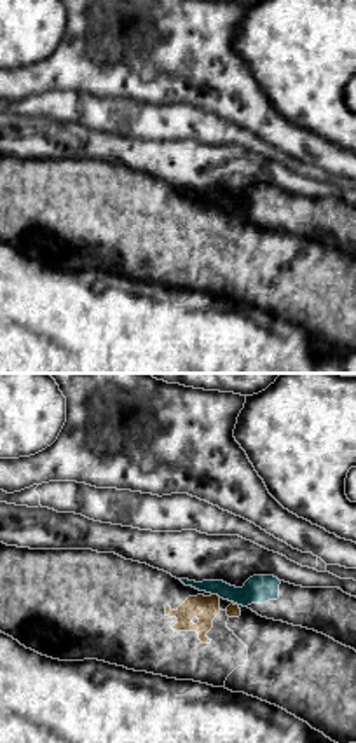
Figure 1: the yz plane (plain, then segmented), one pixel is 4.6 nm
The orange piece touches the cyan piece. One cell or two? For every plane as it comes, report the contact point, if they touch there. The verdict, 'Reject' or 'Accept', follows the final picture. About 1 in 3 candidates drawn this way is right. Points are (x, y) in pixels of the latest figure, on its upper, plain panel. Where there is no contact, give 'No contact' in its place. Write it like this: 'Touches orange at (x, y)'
Touches orange at (217, 204)

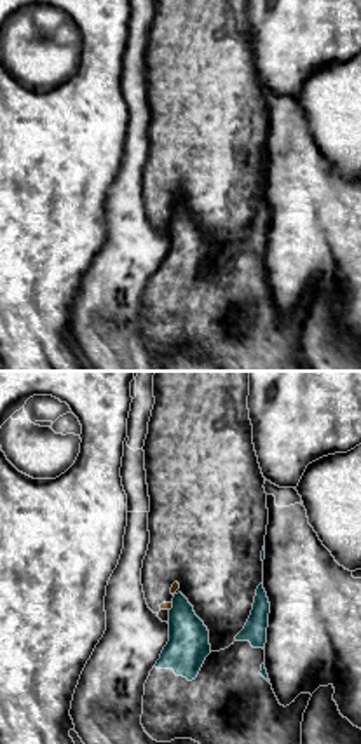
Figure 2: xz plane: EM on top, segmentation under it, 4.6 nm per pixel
Touches orange at (171, 216)

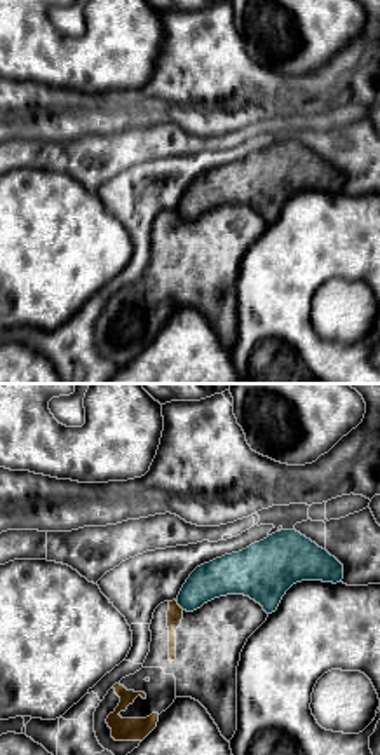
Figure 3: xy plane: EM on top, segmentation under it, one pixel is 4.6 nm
Touches orange at (178, 215)

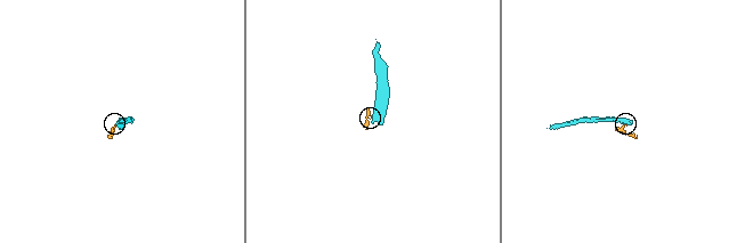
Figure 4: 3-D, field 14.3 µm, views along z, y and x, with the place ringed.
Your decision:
Reject

